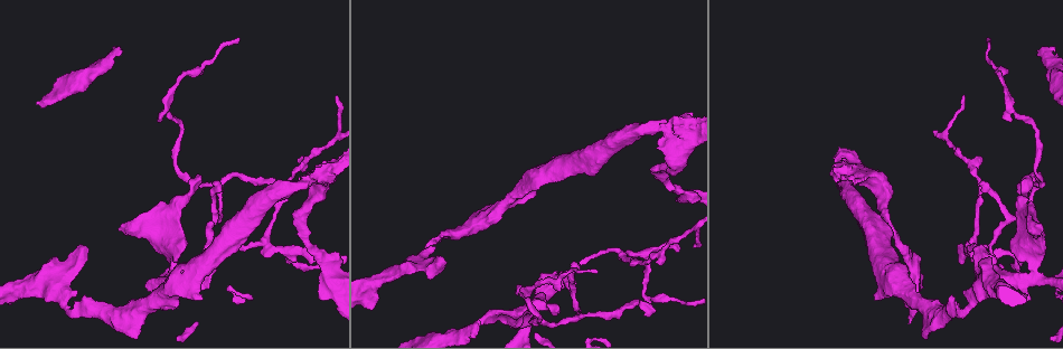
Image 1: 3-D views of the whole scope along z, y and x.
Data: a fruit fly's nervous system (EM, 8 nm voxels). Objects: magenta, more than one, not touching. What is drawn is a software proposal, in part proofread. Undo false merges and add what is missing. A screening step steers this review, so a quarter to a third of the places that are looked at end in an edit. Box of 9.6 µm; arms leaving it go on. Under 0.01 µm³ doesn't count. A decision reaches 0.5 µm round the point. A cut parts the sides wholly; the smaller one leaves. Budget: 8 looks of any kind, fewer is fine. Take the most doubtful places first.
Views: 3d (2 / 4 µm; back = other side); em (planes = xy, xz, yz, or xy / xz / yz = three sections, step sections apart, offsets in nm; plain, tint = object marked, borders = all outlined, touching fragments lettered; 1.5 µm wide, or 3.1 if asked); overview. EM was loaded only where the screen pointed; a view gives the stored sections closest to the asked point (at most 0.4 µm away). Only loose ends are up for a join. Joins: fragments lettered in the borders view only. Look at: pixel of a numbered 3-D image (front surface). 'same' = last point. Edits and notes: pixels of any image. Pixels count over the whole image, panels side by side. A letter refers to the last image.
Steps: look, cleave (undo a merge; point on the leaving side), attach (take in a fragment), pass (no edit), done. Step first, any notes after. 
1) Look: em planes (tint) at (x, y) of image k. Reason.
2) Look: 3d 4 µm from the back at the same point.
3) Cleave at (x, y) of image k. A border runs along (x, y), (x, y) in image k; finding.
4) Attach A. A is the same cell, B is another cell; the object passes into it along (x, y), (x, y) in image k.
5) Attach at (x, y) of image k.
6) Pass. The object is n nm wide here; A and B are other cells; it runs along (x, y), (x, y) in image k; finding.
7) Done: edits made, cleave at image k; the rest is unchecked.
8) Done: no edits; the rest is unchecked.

Look: em planes (borders) at (120, 230) of image 1. An open end.

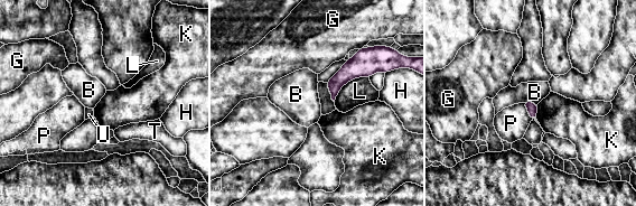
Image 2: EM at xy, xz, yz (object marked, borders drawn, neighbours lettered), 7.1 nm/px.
Pass. B, G, H, K, L, P, T and U are other cells; a border runs along (522, 103), (532, 120) in image 2; no lettered fragment goes on from it.

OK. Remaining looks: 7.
Look: em planes (borders) at (656, 311) of image 1. An open end.

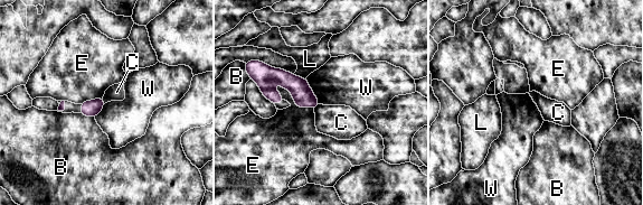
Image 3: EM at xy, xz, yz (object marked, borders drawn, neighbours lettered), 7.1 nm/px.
Pass. B, C, E, L and W are other cells; it runs along (258, 81), (284, 78), (315, 102) in image 3; no lettered fragment goes on from it.

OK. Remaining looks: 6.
Look: em xz step 8 (tint) at (314, 181) of image 1. Side arm on a straight run.

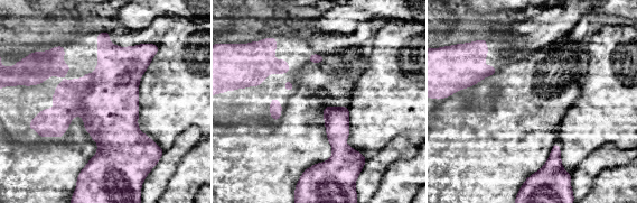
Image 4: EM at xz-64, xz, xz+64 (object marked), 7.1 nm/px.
Look: em xz step 8 (borders) at the same point.

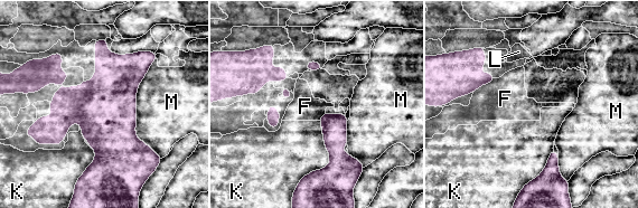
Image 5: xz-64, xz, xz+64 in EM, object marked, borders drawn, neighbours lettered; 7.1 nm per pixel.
Pass. The object is 70 nm wide here; F, K, L and M are other cells; continuous, no second neuron.

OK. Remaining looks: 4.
Look: em planes (borders) at (198, 175) of image 1. Tapers out.

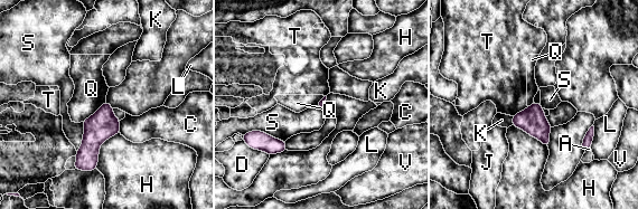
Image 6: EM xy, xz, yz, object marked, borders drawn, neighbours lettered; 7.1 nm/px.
Pass. A, C, D, H, J, K, L, Q, S, T and V are other cells; a border runs along (105, 101), (82, 121) in image 6; no lettered fragment goes on from it.

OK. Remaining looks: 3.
Done: no edits; the rest is unchecked.

